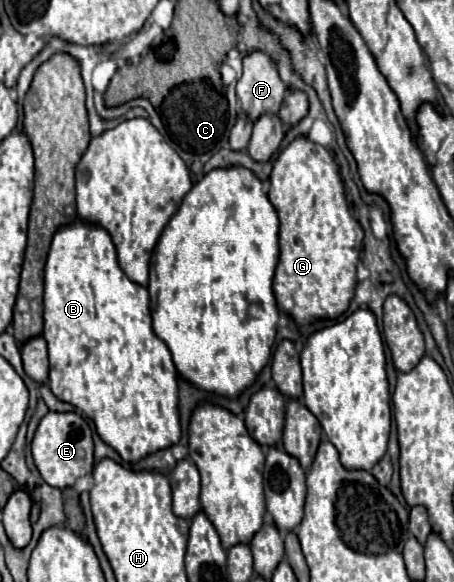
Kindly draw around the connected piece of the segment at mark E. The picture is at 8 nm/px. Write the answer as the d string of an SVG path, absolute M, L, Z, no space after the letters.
M48 411L38 429L36 435L32 439L32 455L34 455L34 463L42 475L42 479L58 489L70 487L74 485L74 481L78 477L84 477L88 473L92 473L94 469L94 443L92 443L92 429L86 421L86 417L82 417L76 411L66 411L66 413L58 413L58 411Z

